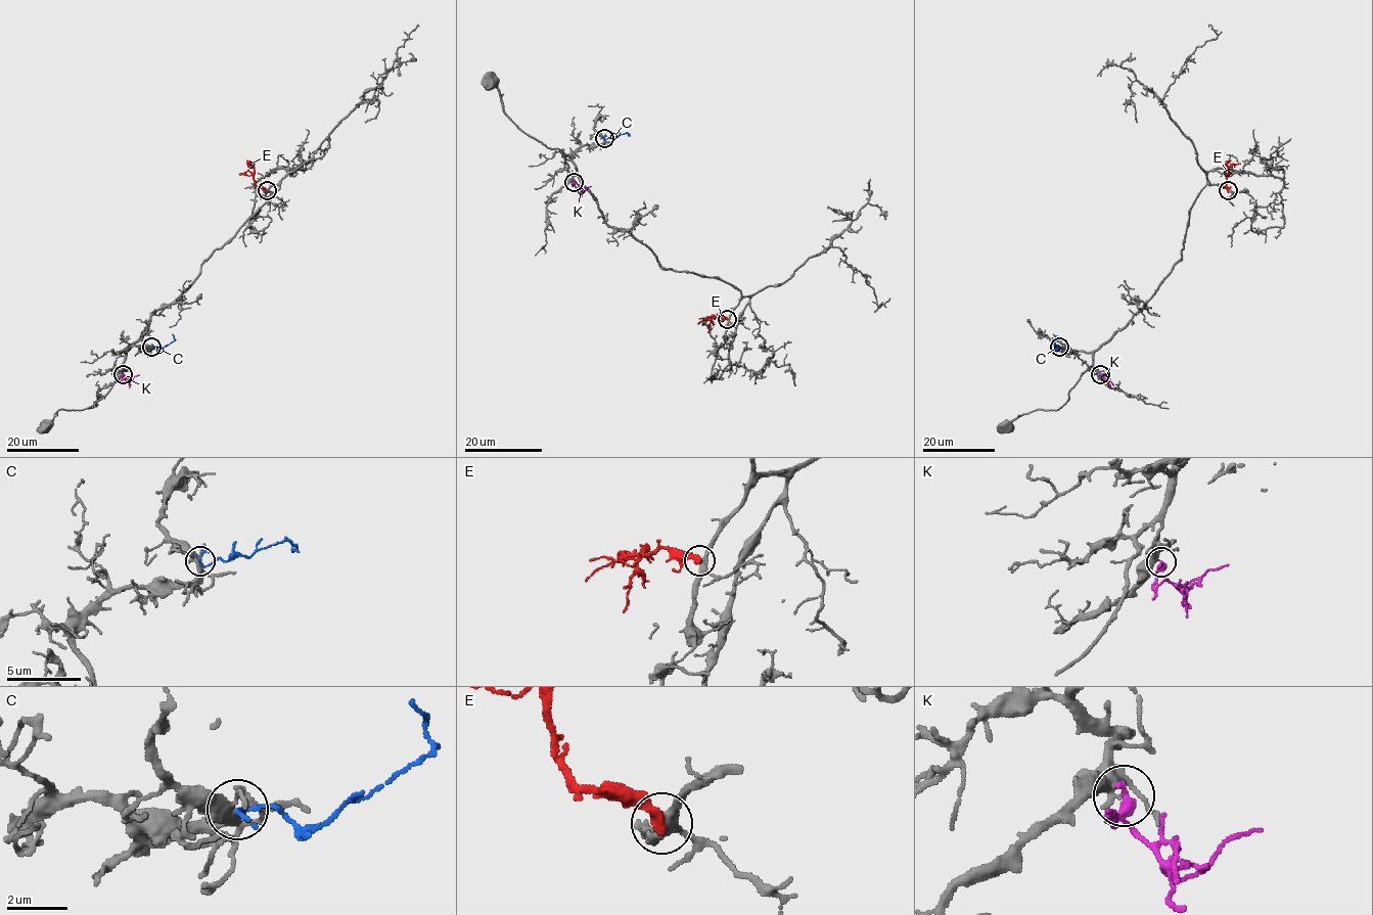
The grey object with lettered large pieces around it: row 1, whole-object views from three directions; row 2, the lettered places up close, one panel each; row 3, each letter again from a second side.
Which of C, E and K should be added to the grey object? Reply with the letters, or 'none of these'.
K

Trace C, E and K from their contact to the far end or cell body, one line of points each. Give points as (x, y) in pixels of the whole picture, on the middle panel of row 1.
C: (604, 138), (626, 133), (628, 135), (626, 132)
E: (728, 319), (713, 315), (707, 332)
K: (574, 182), (574, 185), (584, 191), (591, 186)

